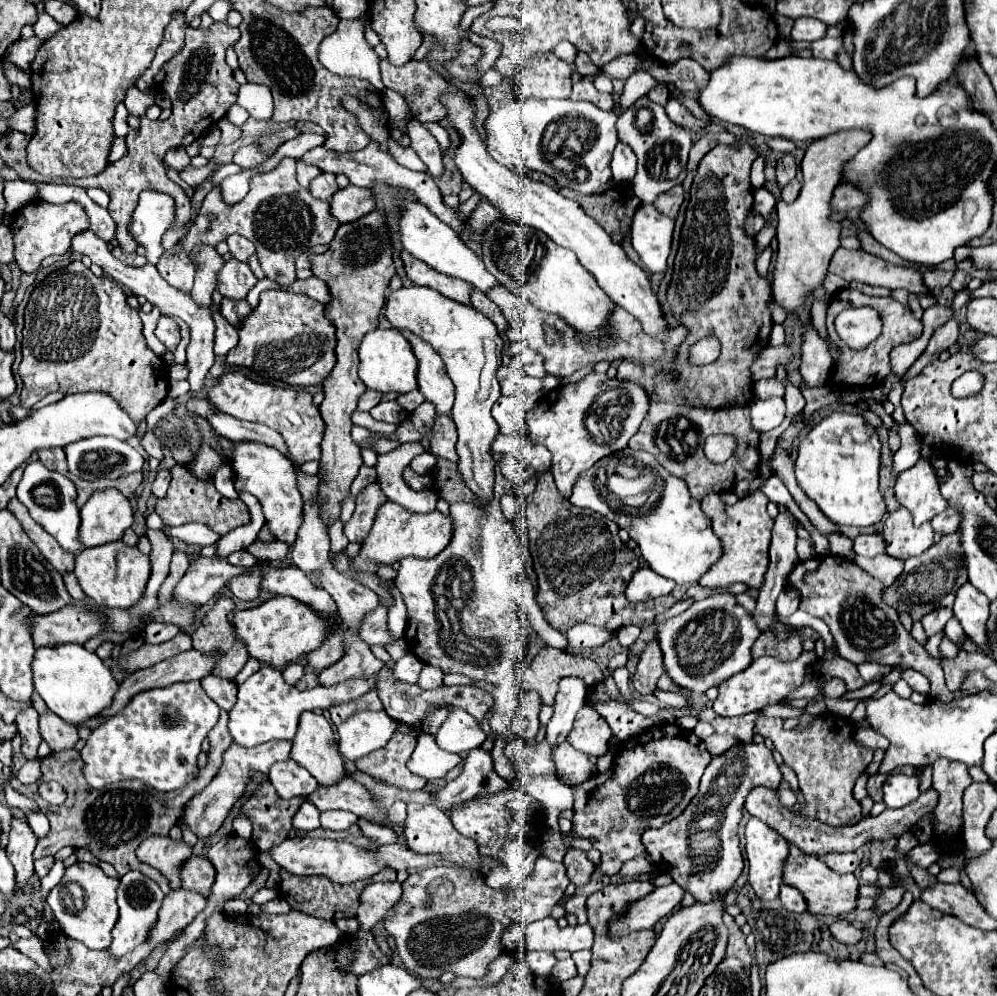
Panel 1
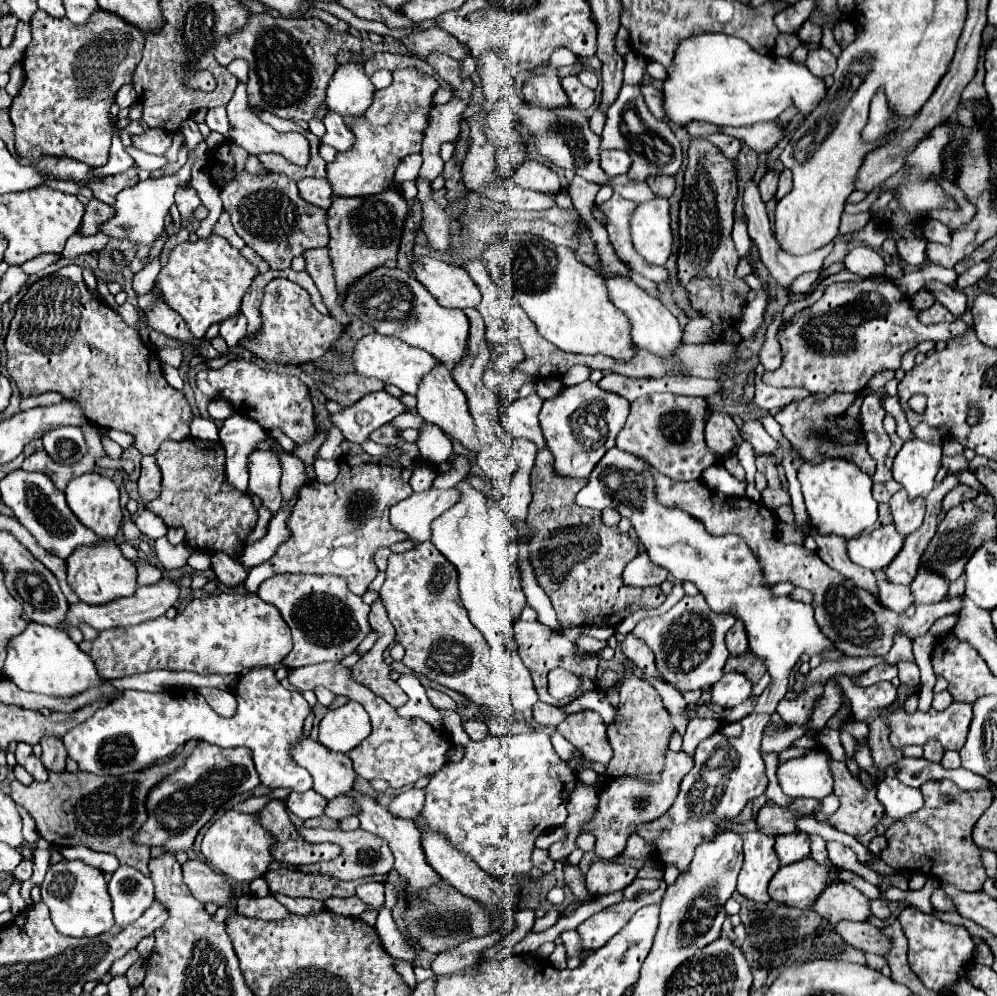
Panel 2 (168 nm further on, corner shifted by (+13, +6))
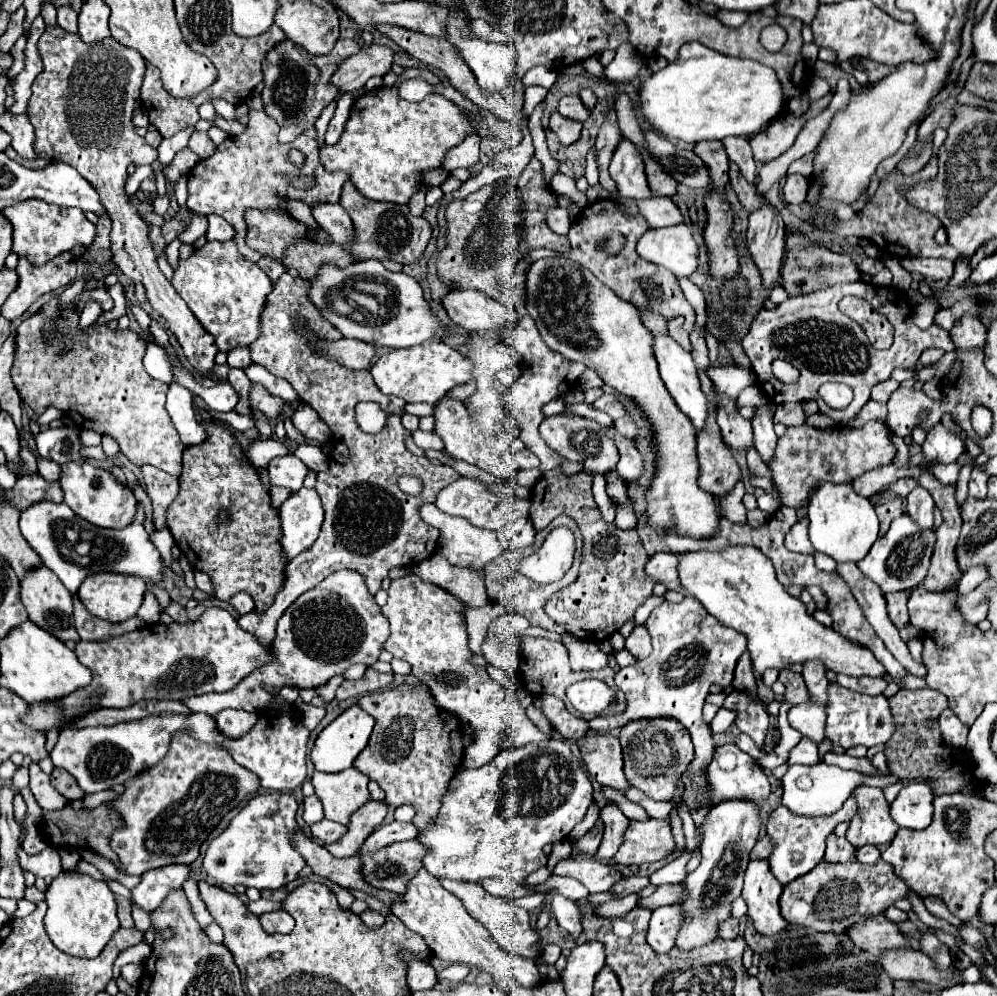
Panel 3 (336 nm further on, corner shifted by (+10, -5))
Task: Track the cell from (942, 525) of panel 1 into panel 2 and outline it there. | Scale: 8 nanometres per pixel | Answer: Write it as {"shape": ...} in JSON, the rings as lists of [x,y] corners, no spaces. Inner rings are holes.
{"shape":[[[956,485],[956,487],[944,497],[942,509],[948,511],[948,509],[952,509],[952,507],[960,505],[962,501],[968,501],[968,499],[972,499],[972,497],[976,497],[976,495],[978,495],[978,491],[972,489],[970,485]]]}

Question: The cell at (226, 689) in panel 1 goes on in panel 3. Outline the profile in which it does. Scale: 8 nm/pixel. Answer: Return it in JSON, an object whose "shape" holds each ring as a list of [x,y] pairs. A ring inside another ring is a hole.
{"shape":[[[221,710],[217,716],[217,726],[225,736],[231,738],[239,738],[243,736],[247,730],[251,730],[251,726],[257,722],[257,714],[253,712],[245,712],[245,710]]]}

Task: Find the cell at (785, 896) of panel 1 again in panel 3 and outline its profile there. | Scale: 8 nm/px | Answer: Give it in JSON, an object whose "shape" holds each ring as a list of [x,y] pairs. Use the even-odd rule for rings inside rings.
{"shape":[[[883,860],[877,864],[829,864],[821,862],[795,882],[789,882],[783,888],[779,898],[781,914],[791,924],[803,924],[817,932],[843,934],[849,926],[859,922],[863,916],[883,914],[895,900],[905,898],[909,888],[899,880],[891,866]]]}

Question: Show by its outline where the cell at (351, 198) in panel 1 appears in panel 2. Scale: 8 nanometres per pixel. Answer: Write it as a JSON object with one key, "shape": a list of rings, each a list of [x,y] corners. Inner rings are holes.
{"shape":[[[414,67],[410,69],[400,69],[394,73],[394,83],[386,89],[380,89],[374,93],[372,105],[358,117],[344,117],[346,127],[354,133],[356,141],[354,145],[344,151],[344,153],[336,153],[336,159],[332,163],[326,165],[328,171],[328,181],[332,185],[332,191],[344,197],[360,197],[360,195],[376,195],[380,191],[384,191],[394,177],[394,171],[400,163],[402,157],[410,155],[410,153],[420,153],[420,145],[424,139],[424,131],[430,123],[430,109],[434,107],[432,97],[438,89],[438,81]]]}

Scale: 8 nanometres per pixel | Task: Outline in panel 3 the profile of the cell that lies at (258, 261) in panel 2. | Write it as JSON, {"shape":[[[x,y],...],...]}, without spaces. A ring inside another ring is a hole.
{"shape":[[[261,258],[259,262],[259,268],[263,270],[263,272],[267,272],[269,274],[269,278],[271,278],[271,282],[277,282],[279,280],[279,276],[287,270],[281,262],[277,262],[277,260],[271,260],[271,258]]]}

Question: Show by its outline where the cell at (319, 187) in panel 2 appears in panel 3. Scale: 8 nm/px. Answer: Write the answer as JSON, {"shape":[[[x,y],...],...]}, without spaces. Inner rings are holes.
{"shape":[[[319,202],[319,206],[311,206],[311,212],[313,218],[319,222],[319,226],[329,232],[335,244],[343,244],[353,236],[351,218],[339,204]]]}

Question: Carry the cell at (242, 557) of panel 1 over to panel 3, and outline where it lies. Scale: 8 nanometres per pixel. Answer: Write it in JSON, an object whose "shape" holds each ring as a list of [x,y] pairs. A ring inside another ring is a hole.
{"shape":[[[247,592],[235,594],[229,602],[231,602],[231,606],[233,606],[239,614],[247,614],[247,612],[253,610],[253,598],[251,598]]]}

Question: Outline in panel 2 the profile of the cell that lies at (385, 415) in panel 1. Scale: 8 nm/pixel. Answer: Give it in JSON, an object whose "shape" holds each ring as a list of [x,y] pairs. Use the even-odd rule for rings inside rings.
{"shape":[[[376,391],[364,395],[352,407],[330,415],[330,421],[342,431],[344,439],[364,443],[373,430],[391,422],[406,409],[406,405],[400,399],[388,395],[386,391]]]}

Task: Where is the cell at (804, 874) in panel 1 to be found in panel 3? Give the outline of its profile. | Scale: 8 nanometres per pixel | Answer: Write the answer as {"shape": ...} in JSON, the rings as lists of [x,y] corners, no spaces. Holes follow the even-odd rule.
{"shape":[[[885,916],[863,918],[859,926],[851,926],[851,930],[847,930],[847,936],[857,948],[867,950],[873,956],[879,956],[887,948],[909,946],[905,936]]]}

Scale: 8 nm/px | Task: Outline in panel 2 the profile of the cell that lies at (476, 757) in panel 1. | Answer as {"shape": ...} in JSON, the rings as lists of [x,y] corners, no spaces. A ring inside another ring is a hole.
{"shape":[[[408,789],[392,799],[388,805],[388,813],[398,819],[416,819],[420,815],[420,807],[424,805],[424,789]]]}

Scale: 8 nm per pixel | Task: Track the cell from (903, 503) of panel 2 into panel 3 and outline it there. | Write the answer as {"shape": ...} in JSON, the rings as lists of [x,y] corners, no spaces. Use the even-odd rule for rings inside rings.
{"shape":[[[917,486],[907,496],[905,514],[909,518],[915,518],[915,522],[919,522],[919,526],[933,526],[933,506],[935,506],[935,502],[933,502],[931,494],[923,486]]]}

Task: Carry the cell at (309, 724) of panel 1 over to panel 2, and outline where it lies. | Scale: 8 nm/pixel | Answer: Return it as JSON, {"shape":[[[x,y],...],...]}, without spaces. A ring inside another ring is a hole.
{"shape":[[[304,735],[304,739],[300,739],[300,743],[294,747],[292,757],[312,775],[312,789],[324,795],[328,801],[354,789],[356,773],[348,755],[332,753],[326,747],[320,747],[318,741]]]}

